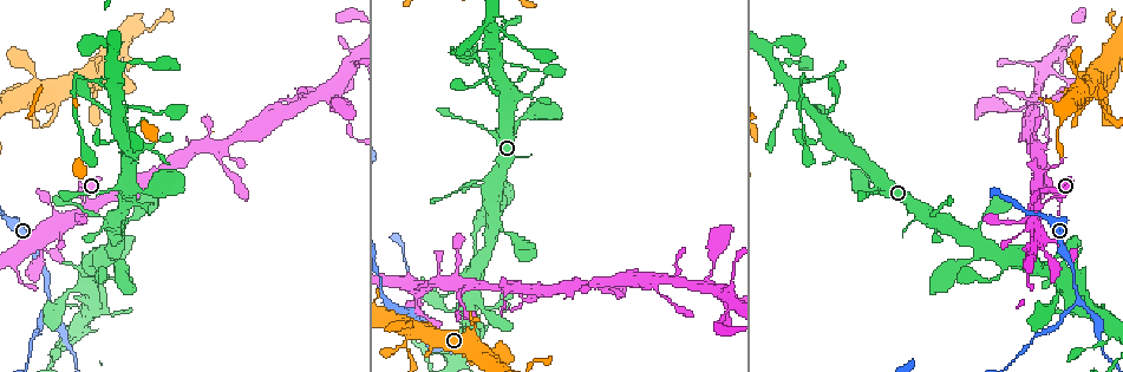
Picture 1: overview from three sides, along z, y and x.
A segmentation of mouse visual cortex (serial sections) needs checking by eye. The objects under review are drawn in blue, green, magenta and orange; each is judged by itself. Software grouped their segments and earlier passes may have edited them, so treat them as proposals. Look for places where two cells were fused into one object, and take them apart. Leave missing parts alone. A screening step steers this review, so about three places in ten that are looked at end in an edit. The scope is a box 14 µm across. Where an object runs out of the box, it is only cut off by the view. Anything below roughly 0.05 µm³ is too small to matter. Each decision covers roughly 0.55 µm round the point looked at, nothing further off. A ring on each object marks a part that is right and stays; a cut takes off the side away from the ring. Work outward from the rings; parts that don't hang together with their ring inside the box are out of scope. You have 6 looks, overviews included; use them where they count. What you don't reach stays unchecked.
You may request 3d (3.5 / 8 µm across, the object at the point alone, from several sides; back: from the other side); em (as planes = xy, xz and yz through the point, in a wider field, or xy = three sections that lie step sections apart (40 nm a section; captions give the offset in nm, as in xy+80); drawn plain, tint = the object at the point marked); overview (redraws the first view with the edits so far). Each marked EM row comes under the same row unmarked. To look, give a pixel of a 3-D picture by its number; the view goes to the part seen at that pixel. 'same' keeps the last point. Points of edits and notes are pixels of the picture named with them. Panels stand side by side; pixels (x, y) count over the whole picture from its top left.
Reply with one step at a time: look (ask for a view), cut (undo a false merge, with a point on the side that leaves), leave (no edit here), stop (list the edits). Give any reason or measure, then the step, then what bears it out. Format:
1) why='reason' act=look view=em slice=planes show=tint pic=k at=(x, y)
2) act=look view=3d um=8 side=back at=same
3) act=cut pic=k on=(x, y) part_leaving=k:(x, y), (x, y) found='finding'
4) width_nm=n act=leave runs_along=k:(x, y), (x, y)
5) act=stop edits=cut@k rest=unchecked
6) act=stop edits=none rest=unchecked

why='a narrow waist' act=look view=em slice=planes show=tint pic=1 at=(398, 346)

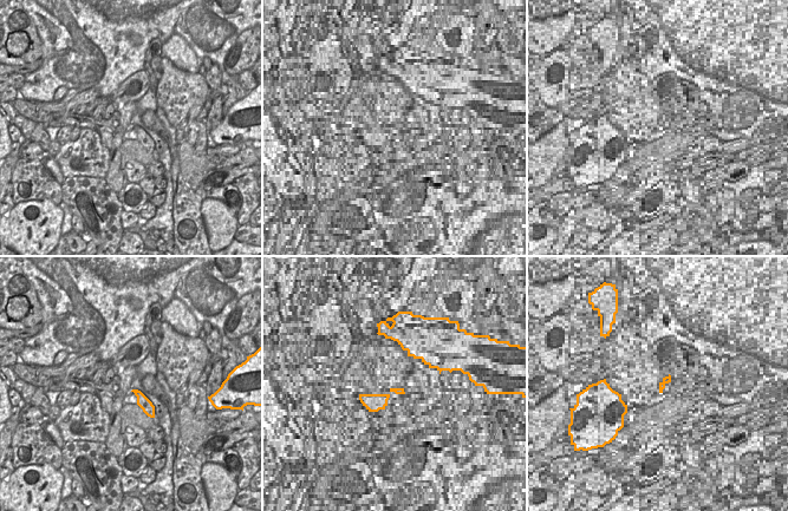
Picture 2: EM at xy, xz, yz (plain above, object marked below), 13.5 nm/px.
act=look view=3d um=3.5 at=same

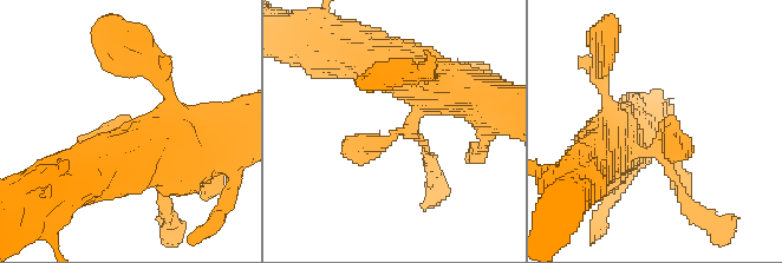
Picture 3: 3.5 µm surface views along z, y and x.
act=leave runs_along=3:(435, 86), (409, 129), (344, 152) found='one cell here'

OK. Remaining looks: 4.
why='sharp bend' act=look view=3d um=3.5 pic=1 at=(1077, 295)

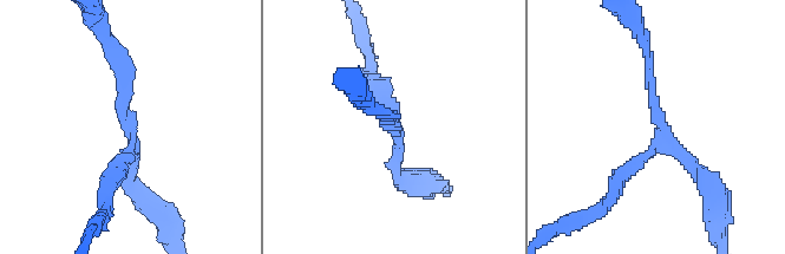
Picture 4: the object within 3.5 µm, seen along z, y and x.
arms=3 arm_widths_nm=150,200,200 act=look view=em slice=xy step=1 show=tint pic=4 at=(664, 127)

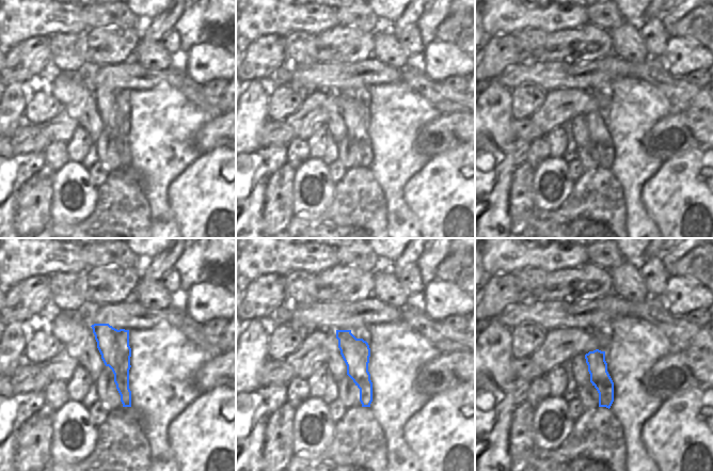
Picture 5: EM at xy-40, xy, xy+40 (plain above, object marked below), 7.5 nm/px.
width_nm=220 act=leave runs_along=5:(96, 326), (113, 344), (128, 404) found='continuous, no second cell'

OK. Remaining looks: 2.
act=look view=3d um=8 pic=1 at=(464, 291)

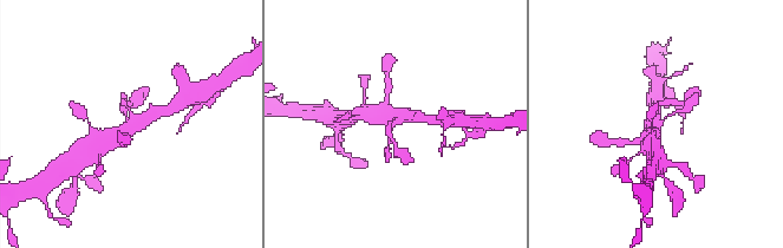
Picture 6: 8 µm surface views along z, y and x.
arm_widths_nm=250,450 why='now the EM' act=look view=em slice=xy step=1 show=tint pic=6 at=(127, 117)

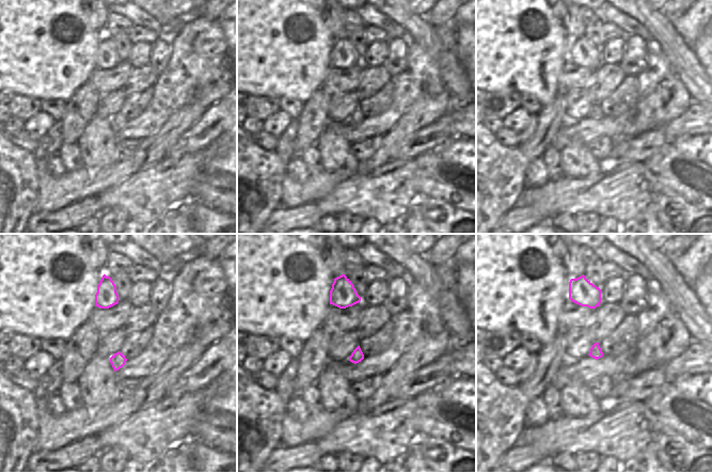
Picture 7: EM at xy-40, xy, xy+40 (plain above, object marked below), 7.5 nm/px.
act=leave runs_along=6:(691, 104), (660, 122), (650, 142) found='all the same cell'

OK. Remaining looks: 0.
act=stop edits=none rest=unchecked

